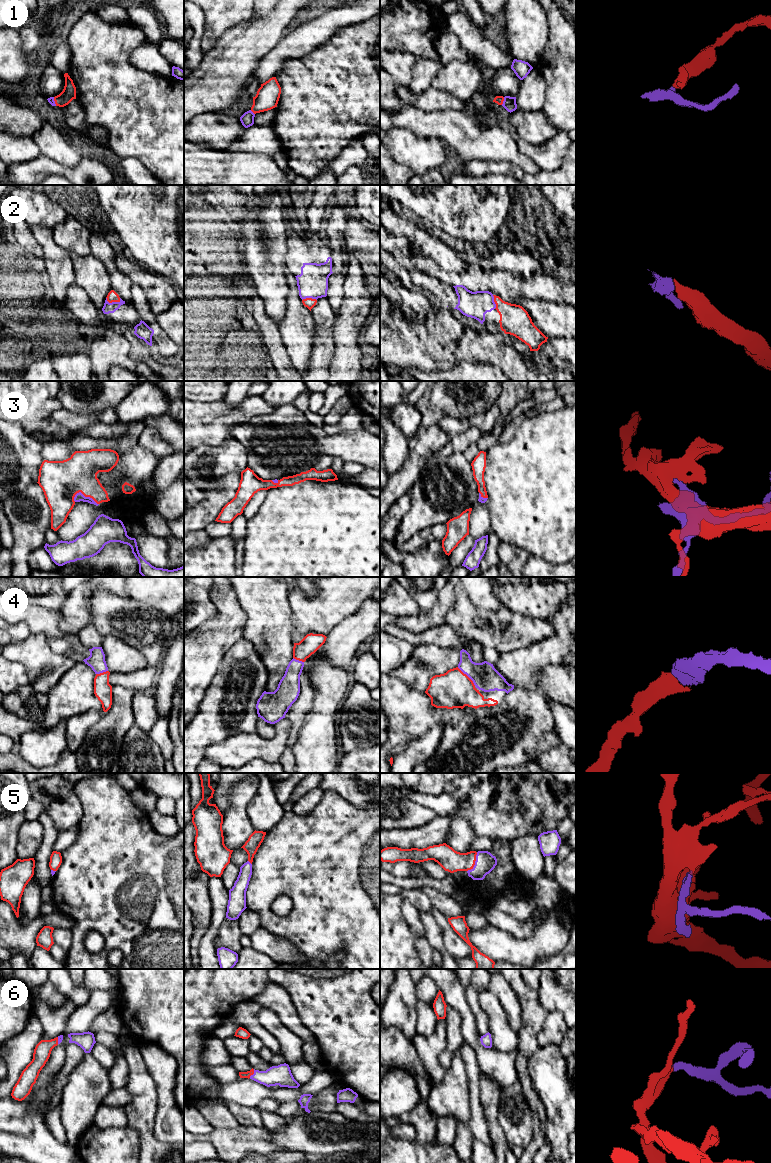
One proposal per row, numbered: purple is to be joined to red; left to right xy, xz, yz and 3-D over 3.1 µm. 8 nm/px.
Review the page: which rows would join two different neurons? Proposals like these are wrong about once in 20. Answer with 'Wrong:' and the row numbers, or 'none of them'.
Wrong: none of them

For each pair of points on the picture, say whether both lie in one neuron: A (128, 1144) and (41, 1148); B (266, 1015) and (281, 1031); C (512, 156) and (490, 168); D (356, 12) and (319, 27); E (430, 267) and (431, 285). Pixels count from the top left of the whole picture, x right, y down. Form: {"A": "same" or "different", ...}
{"A": "different", "B": "same", "C": "different", "D": "same", "E": "different"}

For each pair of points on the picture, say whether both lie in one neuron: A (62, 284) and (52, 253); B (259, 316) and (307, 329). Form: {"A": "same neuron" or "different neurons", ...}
{"A": "same neuron", "B": "different neurons"}

